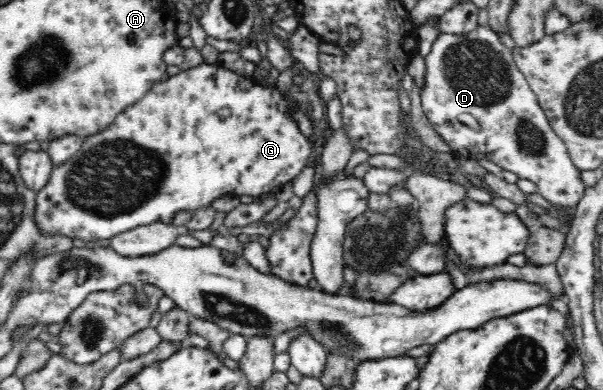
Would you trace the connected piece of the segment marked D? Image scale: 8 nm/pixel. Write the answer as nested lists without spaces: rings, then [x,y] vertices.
[[[478,26],[469,34],[462,35],[440,33],[432,44],[430,53],[425,57],[425,63],[426,84],[421,91],[422,109],[426,117],[428,117],[428,121],[430,121],[434,129],[436,129],[436,133],[450,145],[451,152],[456,153],[459,157],[468,158],[472,161],[477,158],[487,159],[495,163],[499,168],[502,168],[502,170],[516,174],[519,179],[532,181],[532,183],[537,186],[537,193],[563,213],[574,213],[576,209],[578,209],[580,201],[582,201],[582,197],[584,197],[584,193],[586,193],[587,189],[581,179],[581,172],[573,165],[570,154],[568,154],[568,150],[566,149],[566,144],[564,144],[556,135],[556,132],[550,127],[548,117],[546,117],[544,110],[540,107],[536,94],[532,91],[525,75],[520,71],[520,68],[514,61],[513,51],[500,42],[500,39],[492,28],[488,26]]]

